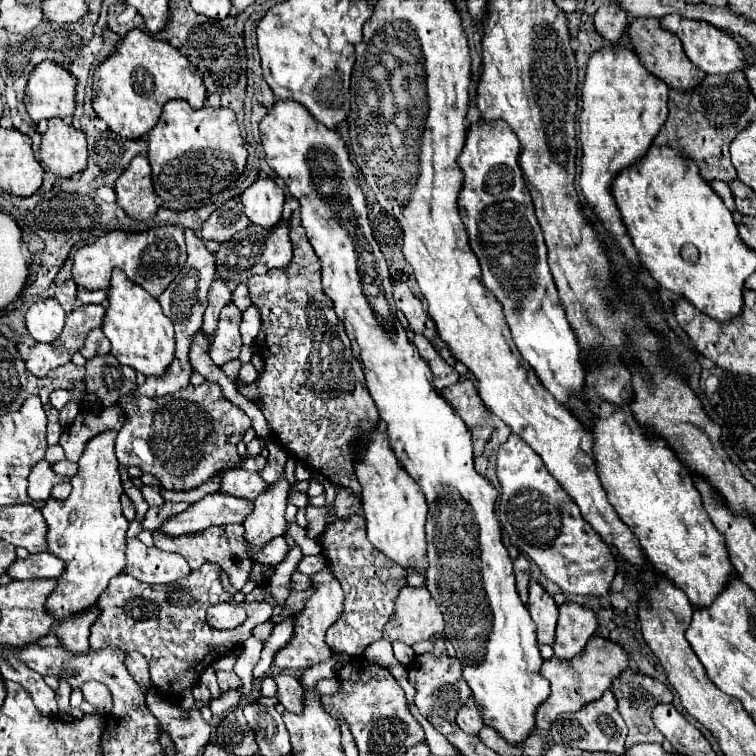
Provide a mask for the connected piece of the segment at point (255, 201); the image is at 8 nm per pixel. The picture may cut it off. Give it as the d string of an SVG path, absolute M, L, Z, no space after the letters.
M268 177L256 179L242 195L240 201L244 205L246 217L262 227L266 233L274 231L274 227L282 221L284 207L284 189Z

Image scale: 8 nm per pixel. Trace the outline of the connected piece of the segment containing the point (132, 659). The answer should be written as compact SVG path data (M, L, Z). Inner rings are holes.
M130 653L128 659L126 659L126 665L128 665L130 675L138 681L138 685L140 685L140 687L148 687L148 683L150 683L150 673L148 673L148 663L146 663L144 655L140 655L140 653Z

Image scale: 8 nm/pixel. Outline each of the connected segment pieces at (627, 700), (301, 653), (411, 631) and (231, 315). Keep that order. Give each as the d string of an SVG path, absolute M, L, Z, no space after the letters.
M628 667L628 669L624 669L624 671L614 679L610 691L616 695L618 711L620 711L620 715L624 717L624 721L626 721L626 725L628 725L626 749L630 749L632 745L638 745L638 743L662 743L662 741L664 741L664 735L654 727L652 717L650 717L650 715L652 715L652 709L654 709L656 705L672 703L672 693L670 693L670 689L668 689L664 683L660 683L660 681L644 675L644 673L638 671L638 669L630 669L630 667Z
M328 565L324 567L322 573L312 575L312 587L314 587L314 595L308 599L306 609L300 615L296 615L296 635L294 635L294 639L286 647L282 647L274 657L274 665L280 667L280 669L306 669L306 667L312 667L312 665L322 663L322 661L332 657L330 647L326 647L326 643L324 643L324 633L342 615L344 591L342 591L340 583L332 577Z
M404 587L396 599L396 609L384 627L386 641L414 645L440 637L444 619L426 587Z
M230 303L228 307L222 309L218 331L216 331L214 343L210 347L210 357L212 357L214 365L222 367L224 363L238 359L238 353L242 349L240 331L238 331L240 321L242 321L242 311L234 303Z

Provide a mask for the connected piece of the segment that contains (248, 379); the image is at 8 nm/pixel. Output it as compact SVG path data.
M244 363L240 367L240 373L238 373L238 383L246 385L246 383L252 383L256 379L256 369L252 363Z

